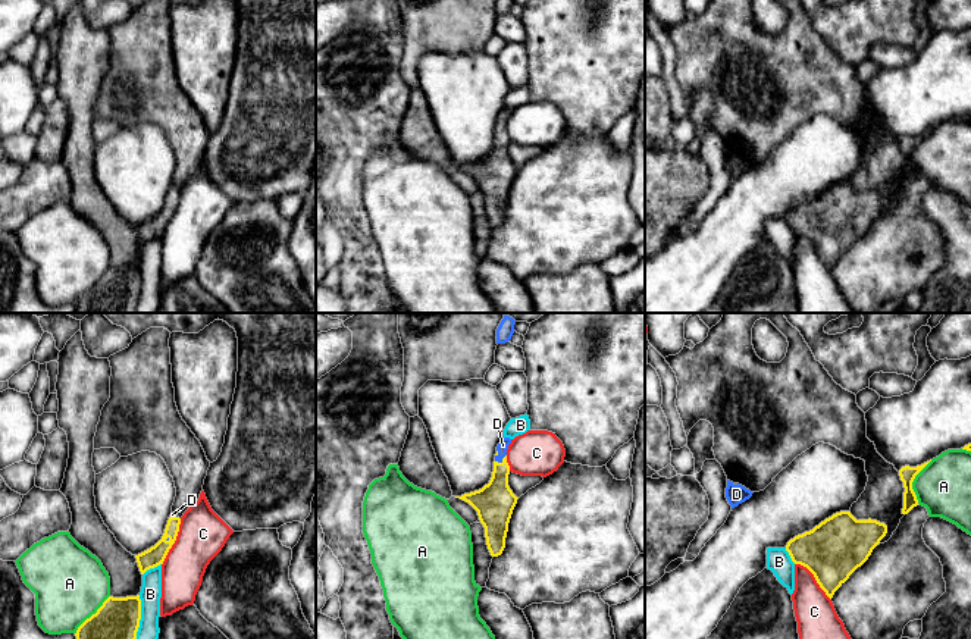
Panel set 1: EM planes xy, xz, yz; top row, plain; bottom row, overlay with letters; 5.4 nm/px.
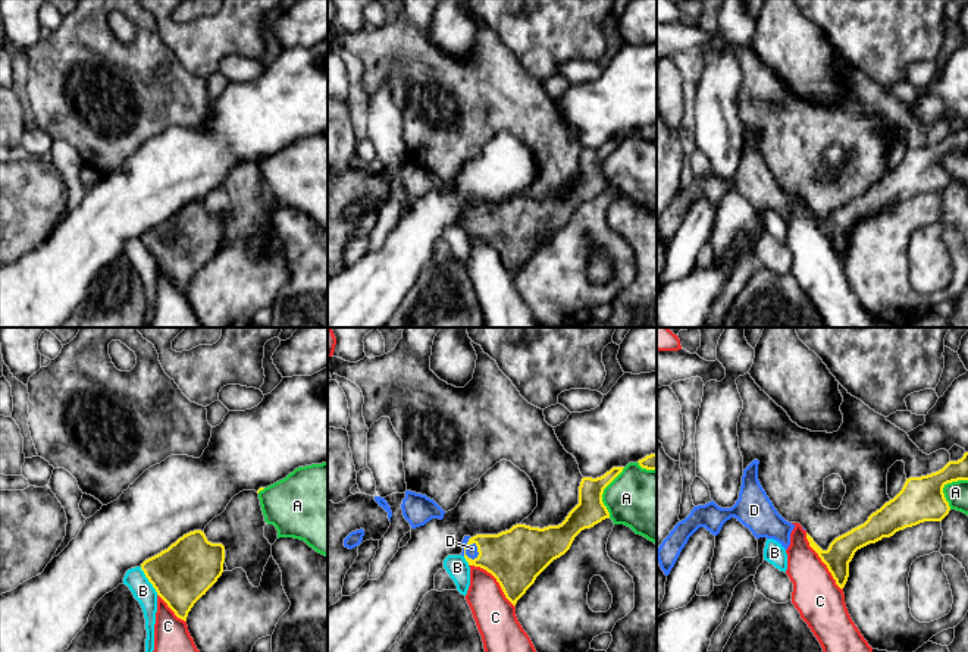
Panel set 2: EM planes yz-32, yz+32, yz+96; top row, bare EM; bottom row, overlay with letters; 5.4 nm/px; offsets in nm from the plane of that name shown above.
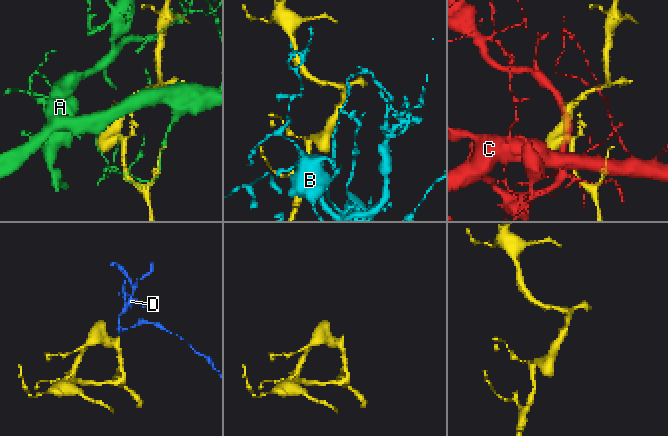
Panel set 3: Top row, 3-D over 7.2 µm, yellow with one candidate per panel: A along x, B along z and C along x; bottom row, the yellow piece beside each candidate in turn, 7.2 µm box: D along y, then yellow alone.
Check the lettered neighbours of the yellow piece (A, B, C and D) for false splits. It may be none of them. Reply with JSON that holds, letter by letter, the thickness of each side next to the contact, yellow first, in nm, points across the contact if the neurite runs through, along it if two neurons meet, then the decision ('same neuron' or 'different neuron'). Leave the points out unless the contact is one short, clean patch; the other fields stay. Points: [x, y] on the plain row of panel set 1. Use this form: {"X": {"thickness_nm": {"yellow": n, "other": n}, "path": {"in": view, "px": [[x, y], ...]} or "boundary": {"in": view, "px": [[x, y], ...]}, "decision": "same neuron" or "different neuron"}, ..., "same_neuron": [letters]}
{"A": {"thickness_nm": {"yellow": 90, "other": 300}, "decision": "different neuron"}, "B": {"thickness_nm": {"yellow": 320, "other": 120}, "decision": "different neuron"}, "C": {"thickness_nm": {"yellow": 110, "other": 260}, "decision": "different neuron"}, "D": {"thickness_nm": {"yellow": 220, "other": 60}, "path": {"in": "xz", "px": [[495, 172], [503, 131], [503, 116]]}, "decision": "same neuron"}, "same_neuron": ["D"]}

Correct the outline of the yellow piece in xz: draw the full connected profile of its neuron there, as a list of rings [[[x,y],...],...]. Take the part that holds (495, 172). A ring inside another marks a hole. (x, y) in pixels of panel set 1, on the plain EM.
[[[502,109],[498,115],[494,142],[488,156],[479,162],[455,167],[469,173],[477,182],[492,228],[501,226],[505,219],[508,194],[519,170],[508,157],[507,120],[510,115],[510,109]]]

